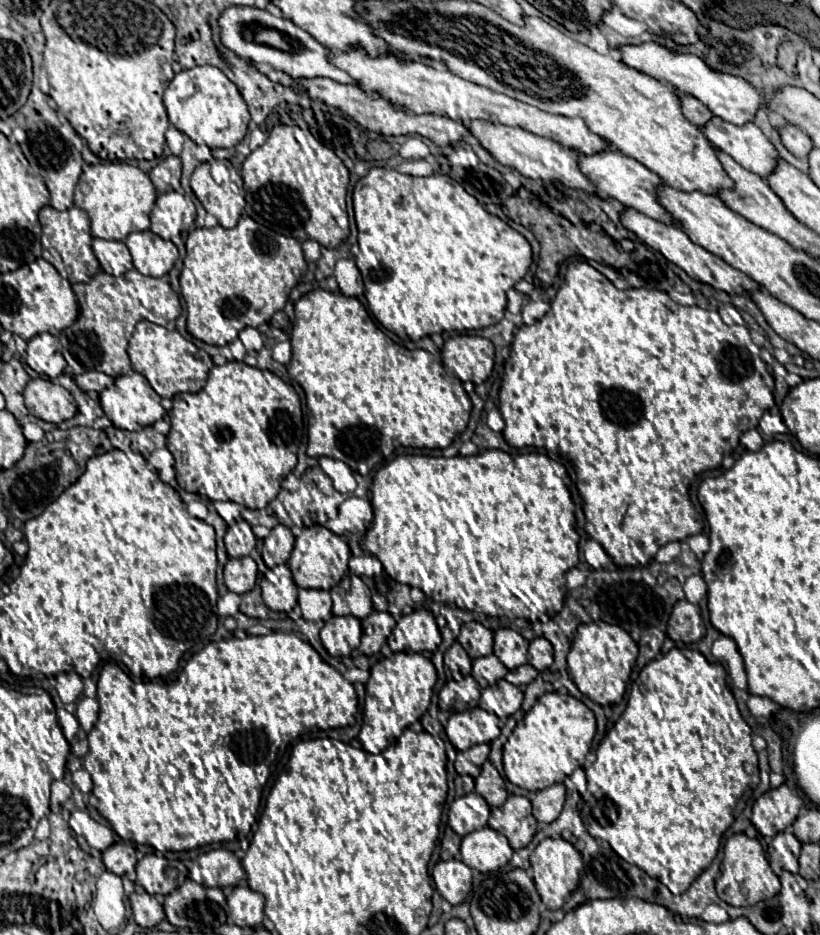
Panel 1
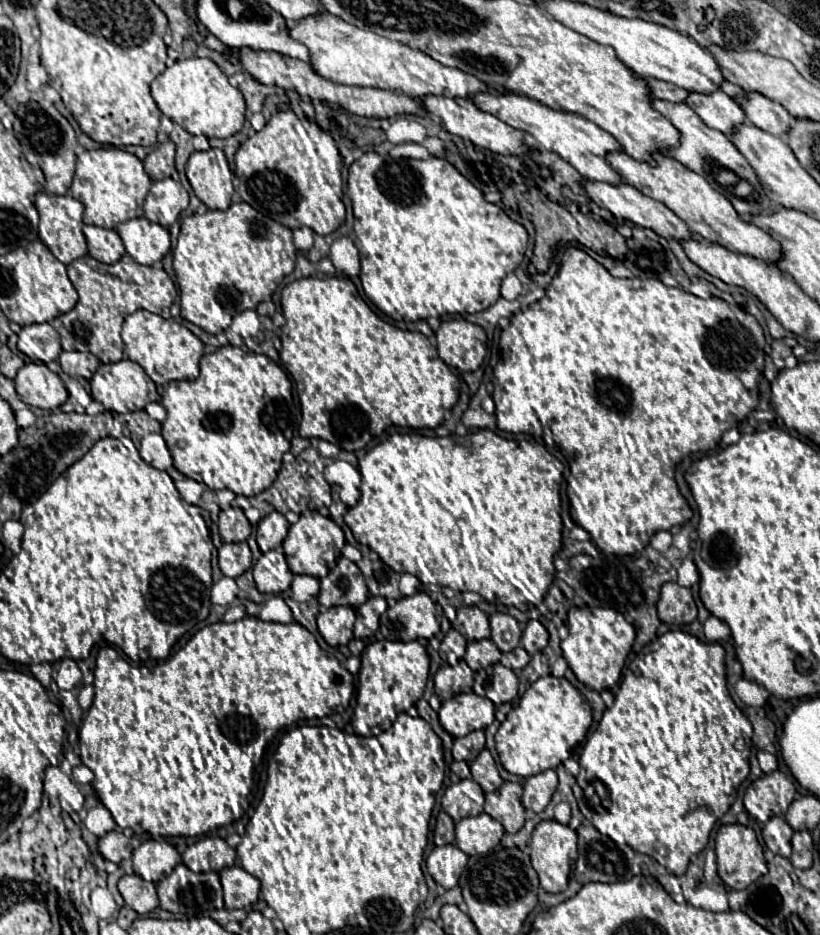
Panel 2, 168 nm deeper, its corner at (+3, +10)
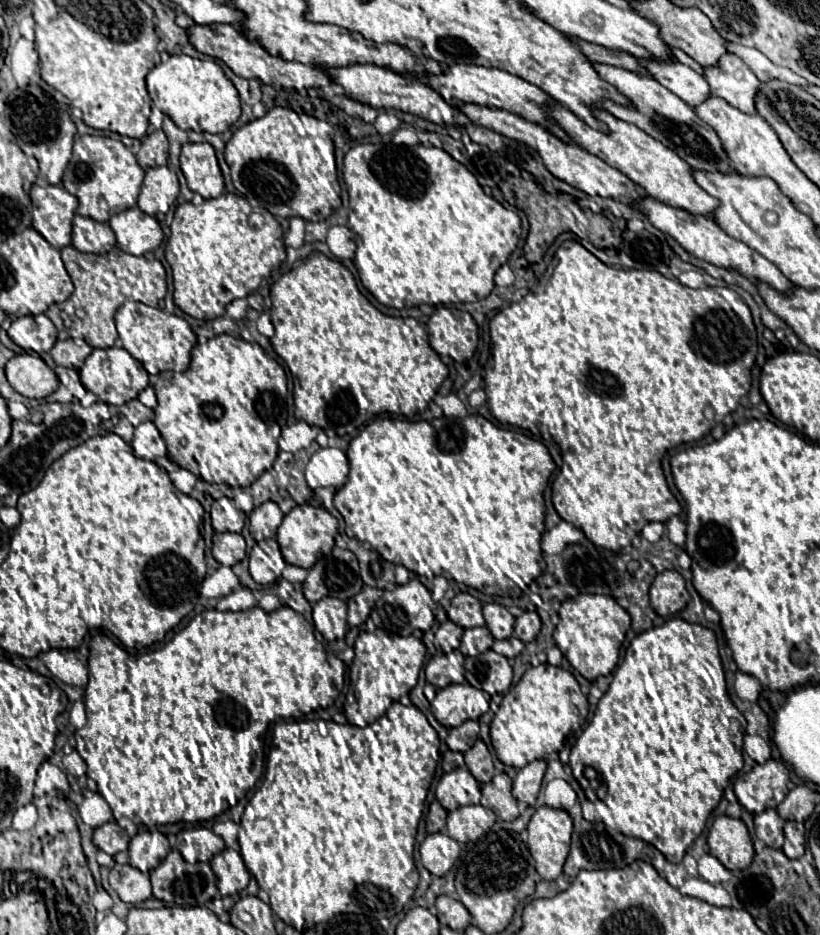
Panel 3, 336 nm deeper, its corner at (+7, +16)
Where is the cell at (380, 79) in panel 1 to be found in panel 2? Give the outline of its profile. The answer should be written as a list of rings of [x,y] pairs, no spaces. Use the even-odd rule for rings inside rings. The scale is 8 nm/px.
[[[325,10],[305,16],[299,22],[289,22],[287,30],[295,42],[307,46],[311,70],[337,84],[397,90],[411,98],[421,98],[425,94],[467,98],[469,94],[473,94],[473,90],[485,90],[487,86],[471,74],[439,64],[421,50],[411,50],[401,42],[393,42],[367,30],[357,30],[355,26],[341,22],[341,18],[333,18],[333,14]]]

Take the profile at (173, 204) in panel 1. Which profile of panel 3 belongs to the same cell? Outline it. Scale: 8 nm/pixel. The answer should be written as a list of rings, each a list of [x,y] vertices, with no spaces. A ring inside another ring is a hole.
[[[167,166],[147,168],[143,188],[139,194],[139,208],[149,214],[167,214],[179,196],[179,180],[173,170]]]

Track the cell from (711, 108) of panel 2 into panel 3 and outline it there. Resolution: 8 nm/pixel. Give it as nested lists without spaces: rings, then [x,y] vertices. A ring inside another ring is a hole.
[[[639,60],[639,64],[643,68],[647,68],[649,74],[657,82],[661,82],[673,94],[681,96],[681,100],[685,100],[693,108],[701,106],[711,96],[707,80],[703,76],[699,76],[695,70],[691,70],[689,66],[681,64],[681,62],[655,62],[655,60],[647,62],[647,60]]]

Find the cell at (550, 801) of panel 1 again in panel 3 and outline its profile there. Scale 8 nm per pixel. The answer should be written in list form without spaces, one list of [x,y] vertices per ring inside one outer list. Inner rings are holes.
[[[535,760],[535,762],[529,762],[525,768],[521,768],[513,780],[513,796],[519,802],[527,802],[529,806],[535,806],[545,770],[547,770],[545,760]]]

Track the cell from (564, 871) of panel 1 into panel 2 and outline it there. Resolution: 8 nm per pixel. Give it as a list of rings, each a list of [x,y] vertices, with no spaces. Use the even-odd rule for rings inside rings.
[[[543,820],[533,830],[529,856],[531,856],[531,864],[533,864],[535,872],[539,874],[541,886],[551,894],[563,892],[567,888],[569,874],[573,870],[571,858],[577,858],[577,832],[565,824],[559,824],[557,820]]]

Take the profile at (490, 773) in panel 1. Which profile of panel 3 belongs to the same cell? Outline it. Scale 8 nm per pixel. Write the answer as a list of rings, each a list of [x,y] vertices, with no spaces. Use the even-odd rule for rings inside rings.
[[[477,740],[475,746],[469,752],[465,752],[464,759],[469,772],[475,776],[477,782],[485,784],[493,778],[493,774],[495,774],[493,760],[491,760],[491,754],[489,754],[487,746],[483,744],[483,740]]]

